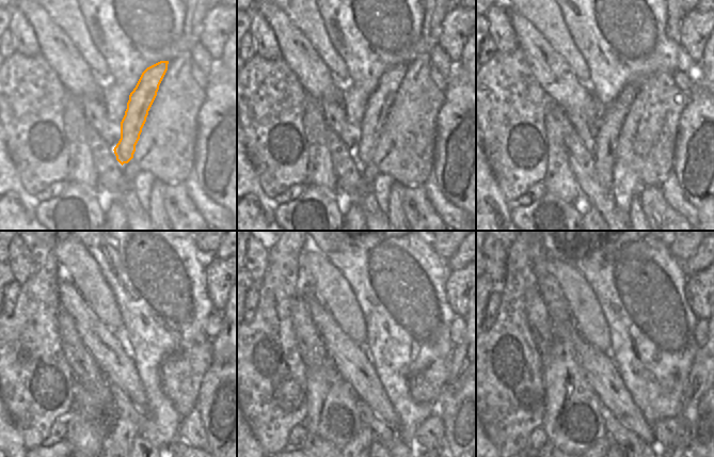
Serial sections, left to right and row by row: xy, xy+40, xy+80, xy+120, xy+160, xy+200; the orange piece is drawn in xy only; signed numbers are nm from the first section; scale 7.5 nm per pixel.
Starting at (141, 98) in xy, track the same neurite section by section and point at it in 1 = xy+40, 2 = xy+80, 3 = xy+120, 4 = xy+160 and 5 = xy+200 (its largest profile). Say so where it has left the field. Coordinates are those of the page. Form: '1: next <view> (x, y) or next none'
1: next xy+40 (379, 101)
2: next xy+80 (604, 152)
3: next xy+120 (117, 443)
4: next xy+160 (359, 447)
5: next xy+200 (601, 447)

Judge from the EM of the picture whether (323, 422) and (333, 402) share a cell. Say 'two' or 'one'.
one

